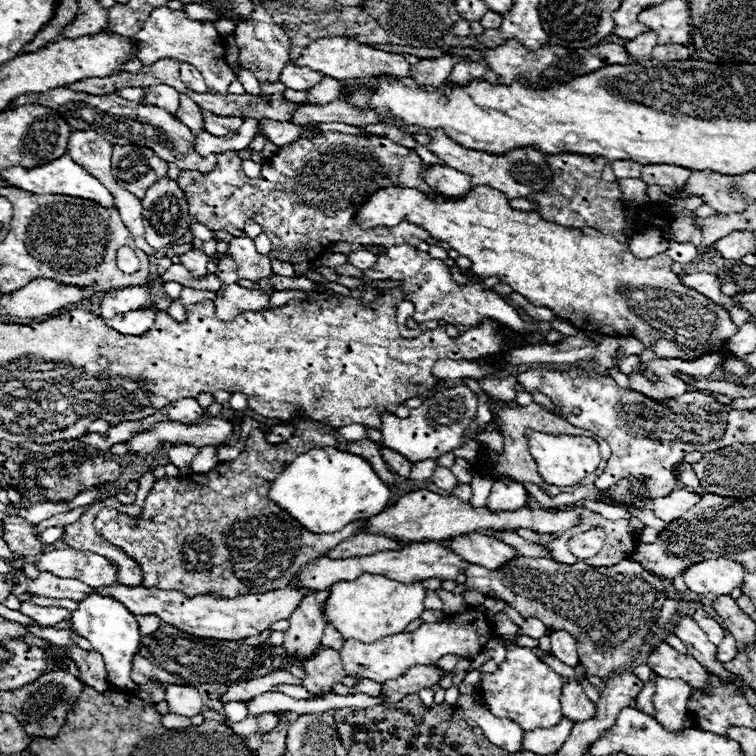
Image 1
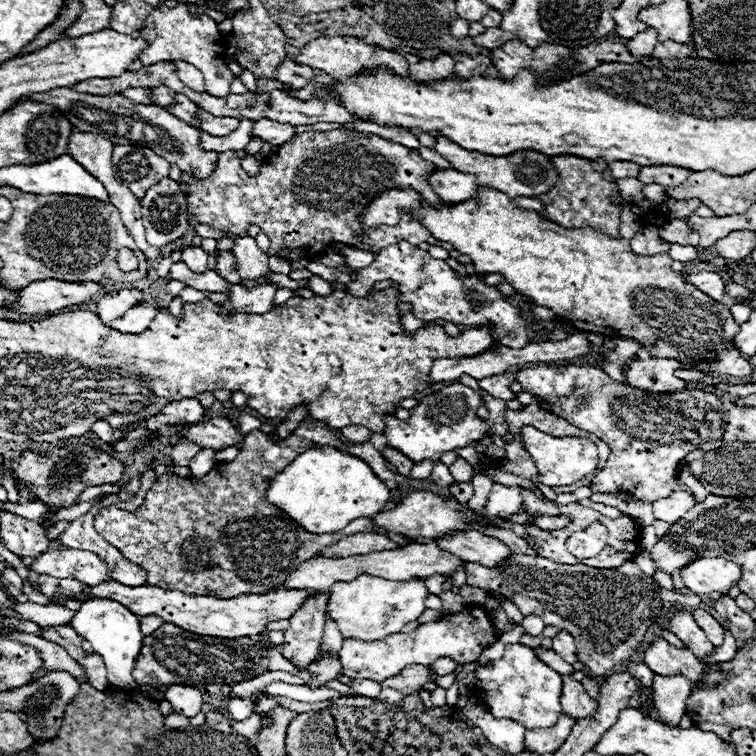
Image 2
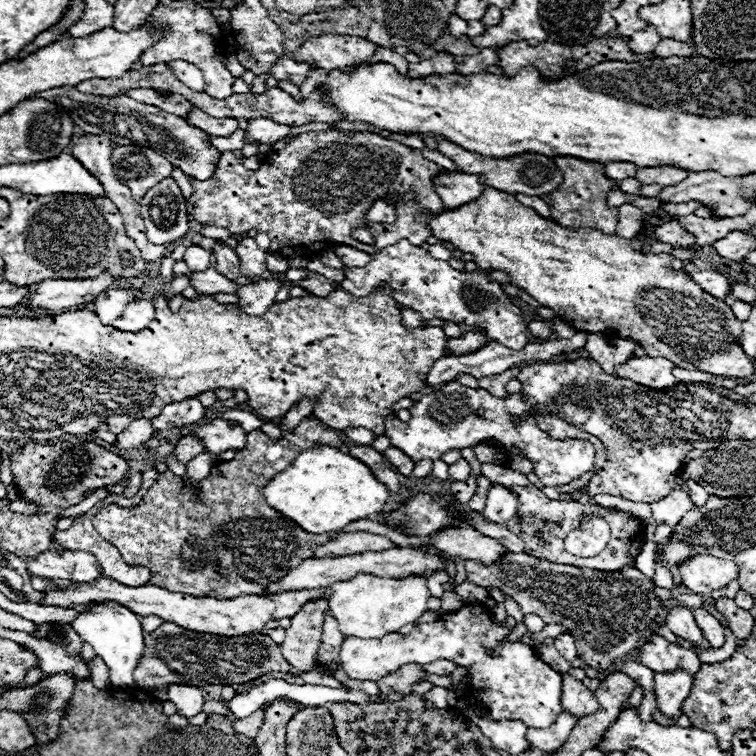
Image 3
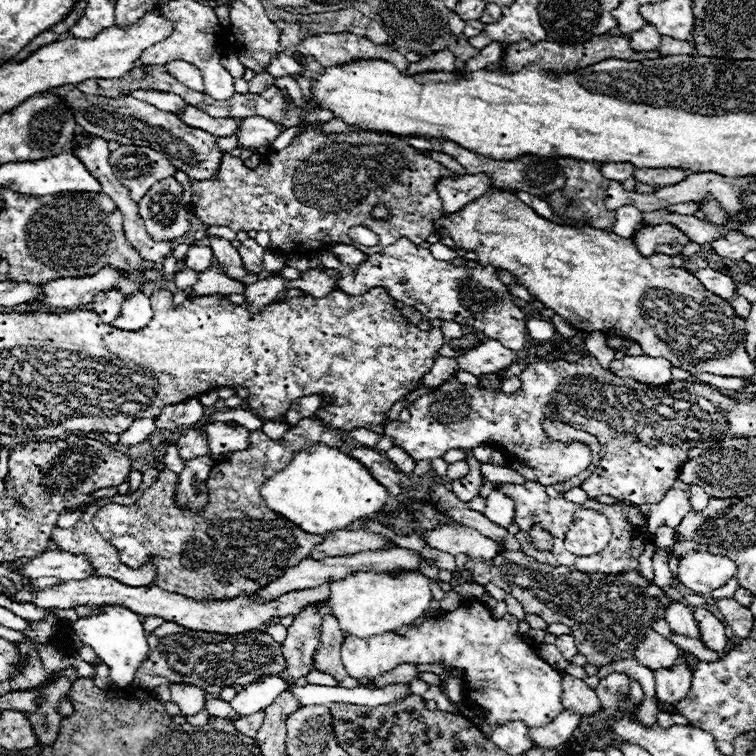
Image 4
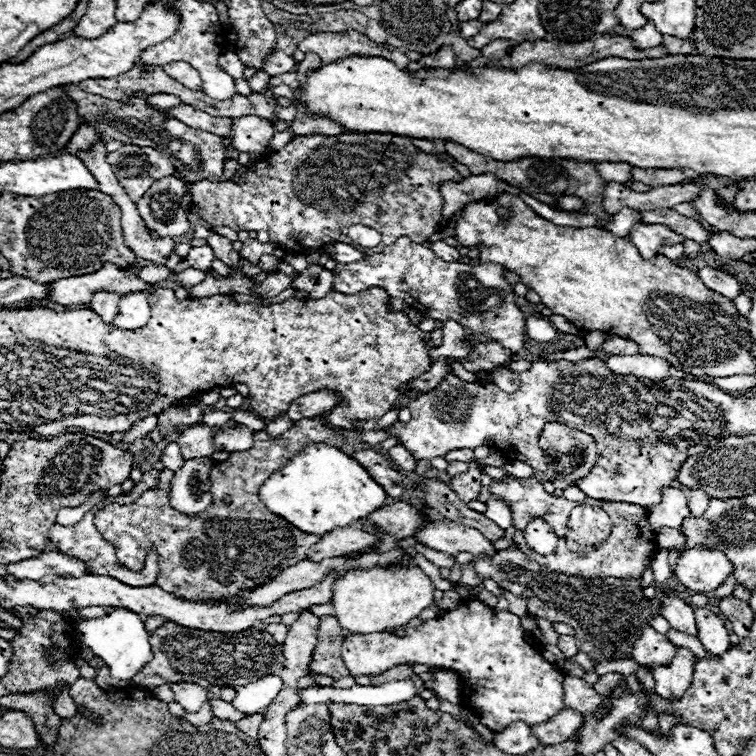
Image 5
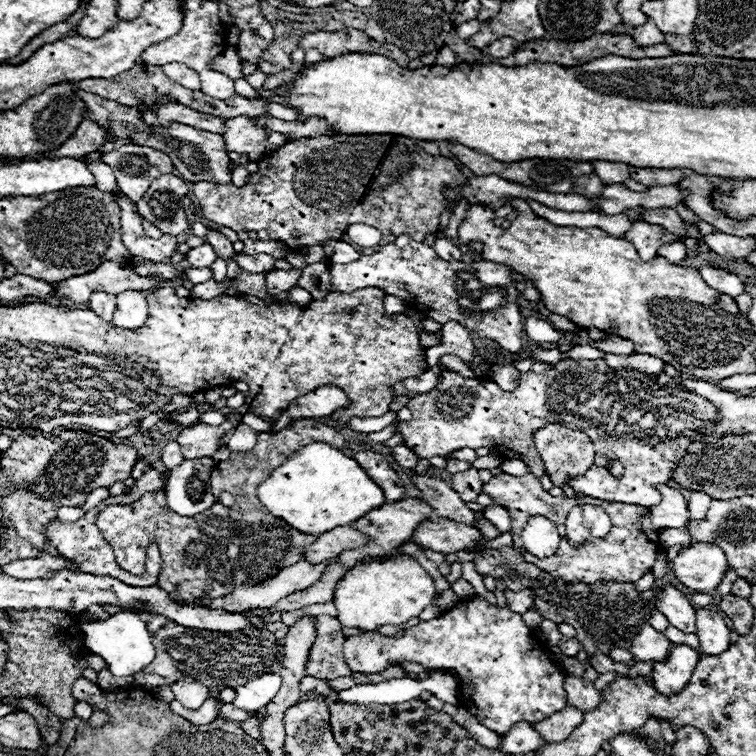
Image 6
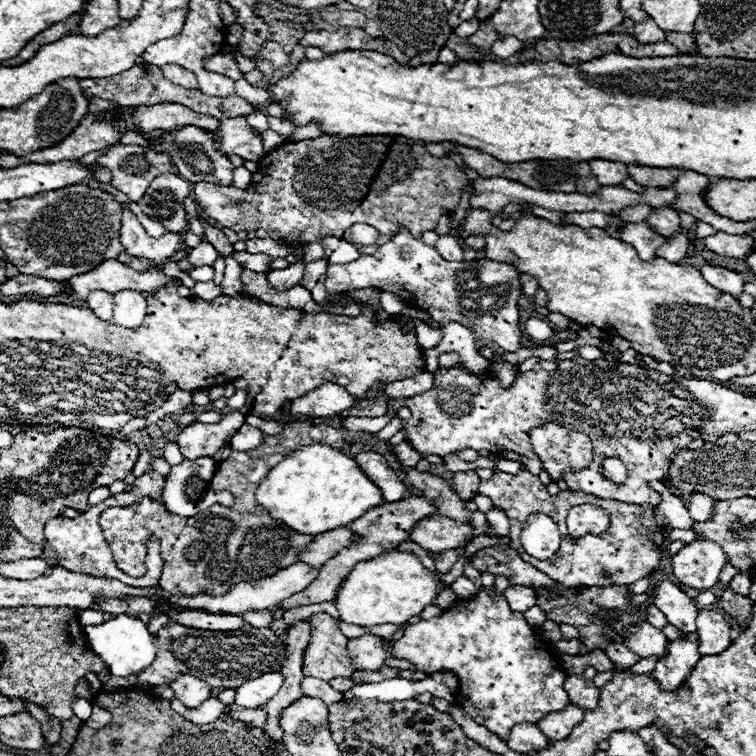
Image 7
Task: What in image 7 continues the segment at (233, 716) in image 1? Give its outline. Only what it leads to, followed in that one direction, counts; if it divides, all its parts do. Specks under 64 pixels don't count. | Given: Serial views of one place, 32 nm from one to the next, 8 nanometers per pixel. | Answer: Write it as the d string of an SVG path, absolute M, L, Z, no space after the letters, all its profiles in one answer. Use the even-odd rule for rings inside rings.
M280 672L262 674L260 678L246 680L242 686L236 688L236 706L244 708L256 708L264 706L282 686L284 676Z

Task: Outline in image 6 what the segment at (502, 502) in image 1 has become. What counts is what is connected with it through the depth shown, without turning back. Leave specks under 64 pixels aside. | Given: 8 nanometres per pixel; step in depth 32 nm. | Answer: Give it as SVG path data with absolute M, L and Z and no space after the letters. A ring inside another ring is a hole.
M492 502L490 508L484 512L484 516L486 516L486 520L490 520L496 526L496 530L500 534L504 534L504 532L510 530L510 516L508 516L506 508L498 508L498 504Z

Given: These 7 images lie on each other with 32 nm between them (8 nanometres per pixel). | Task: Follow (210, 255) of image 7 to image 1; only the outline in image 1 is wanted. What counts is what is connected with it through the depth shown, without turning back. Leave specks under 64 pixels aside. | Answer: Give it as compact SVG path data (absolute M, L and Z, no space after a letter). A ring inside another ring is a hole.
M192 248L190 252L182 254L180 262L194 274L194 276L204 276L206 274L206 264L208 264L208 256L202 252L202 250L196 250Z

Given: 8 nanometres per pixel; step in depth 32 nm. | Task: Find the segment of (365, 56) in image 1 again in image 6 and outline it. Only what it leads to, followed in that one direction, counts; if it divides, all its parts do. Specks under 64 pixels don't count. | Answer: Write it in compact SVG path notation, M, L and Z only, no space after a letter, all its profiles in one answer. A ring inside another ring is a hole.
M344 28L338 32L310 32L300 40L300 46L304 50L316 48L324 58L346 54L346 52L374 52L382 56L390 56L396 60L402 68L408 66L410 58L394 44L390 42L376 42L368 34L356 28Z

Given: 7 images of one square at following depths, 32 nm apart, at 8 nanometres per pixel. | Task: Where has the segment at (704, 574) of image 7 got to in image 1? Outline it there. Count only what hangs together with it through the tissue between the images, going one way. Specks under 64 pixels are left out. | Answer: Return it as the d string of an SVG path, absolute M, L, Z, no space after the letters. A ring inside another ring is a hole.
M726 558L700 560L700 562L692 564L690 568L686 568L682 572L682 578L684 578L688 590L692 590L696 594L730 594L734 588L740 588L740 584L744 580L744 568L742 568L742 564L726 560Z

